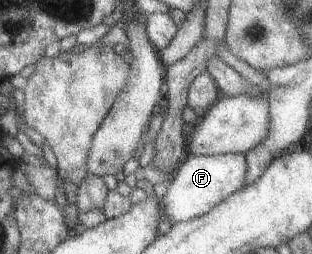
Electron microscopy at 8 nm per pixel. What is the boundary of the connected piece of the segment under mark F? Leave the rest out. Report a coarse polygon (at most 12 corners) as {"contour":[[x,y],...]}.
{"contour":[[246,154],[187,155],[160,198],[172,224],[246,184]]}

